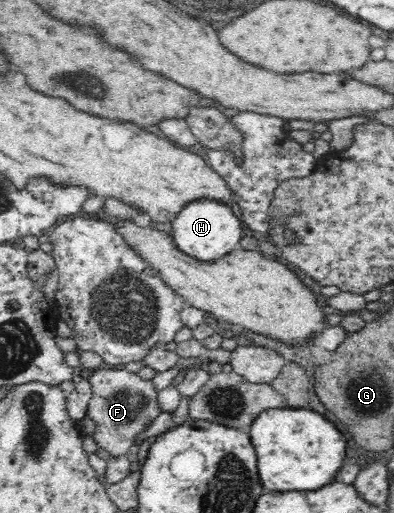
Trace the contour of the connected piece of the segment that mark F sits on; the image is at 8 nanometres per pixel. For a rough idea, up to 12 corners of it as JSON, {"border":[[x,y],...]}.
{"border":[[135,372],[89,377],[93,439],[112,456],[160,415],[157,389]]}

